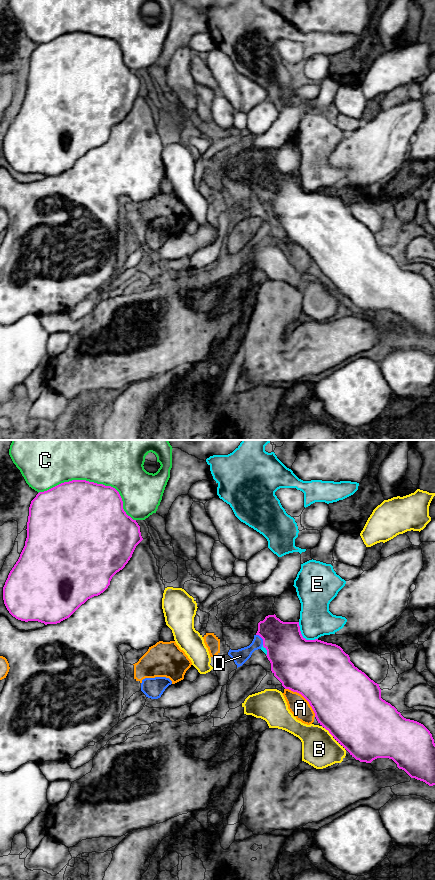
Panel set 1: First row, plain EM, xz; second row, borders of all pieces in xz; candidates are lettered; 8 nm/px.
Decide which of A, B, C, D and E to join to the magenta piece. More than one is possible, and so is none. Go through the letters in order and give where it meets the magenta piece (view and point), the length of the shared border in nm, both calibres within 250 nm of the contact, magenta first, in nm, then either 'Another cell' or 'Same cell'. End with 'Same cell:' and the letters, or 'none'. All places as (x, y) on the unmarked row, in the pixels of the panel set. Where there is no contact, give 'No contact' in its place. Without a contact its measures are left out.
A: Touches magenta at xz (304, 249). Shared border 340 nm. Thickness 480 nm (magenta) against 160 nm. Another cell
B: Touches magenta at xz (329, 284). Shared border 110 nm. Thickness 500 nm (magenta) against 280 nm. Another cell
C: Touches magenta at xz (93, 34). Shared border 800 nm. Thickness 500 nm (magenta) against 320 nm. Another cell
D: Touches magenta at xz (262, 190). Shared border 110 nm. Thickness 340 nm (magenta) against 120 nm. Another cell
E: Touches magenta at xz (302, 188). Shared border 220 nm. Thickness 440 nm (magenta) against 260 nm. Another cell
Same cell: none

